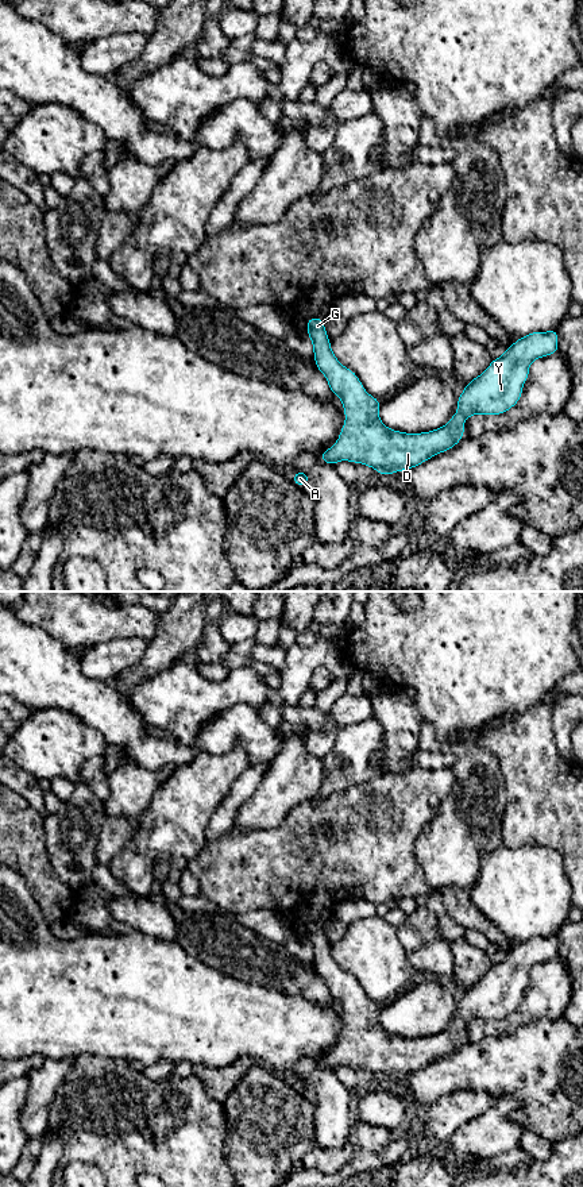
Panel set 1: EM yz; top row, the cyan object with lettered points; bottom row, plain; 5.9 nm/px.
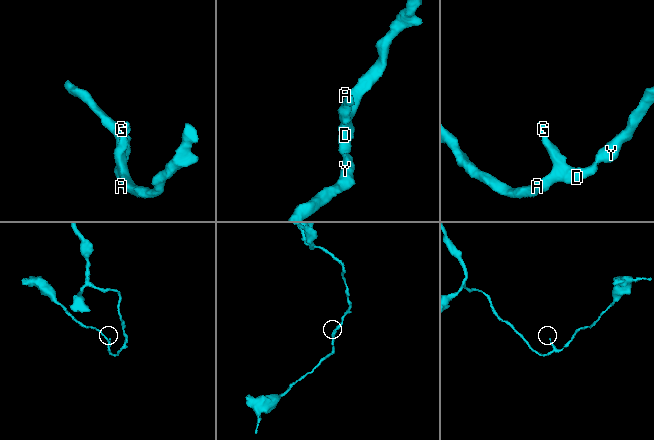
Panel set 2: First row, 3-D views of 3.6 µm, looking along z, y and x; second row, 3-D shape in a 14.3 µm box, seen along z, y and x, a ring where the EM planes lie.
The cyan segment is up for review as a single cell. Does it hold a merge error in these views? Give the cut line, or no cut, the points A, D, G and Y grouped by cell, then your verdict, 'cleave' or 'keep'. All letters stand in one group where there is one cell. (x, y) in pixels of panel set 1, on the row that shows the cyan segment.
no cut; A D G Y; keep

